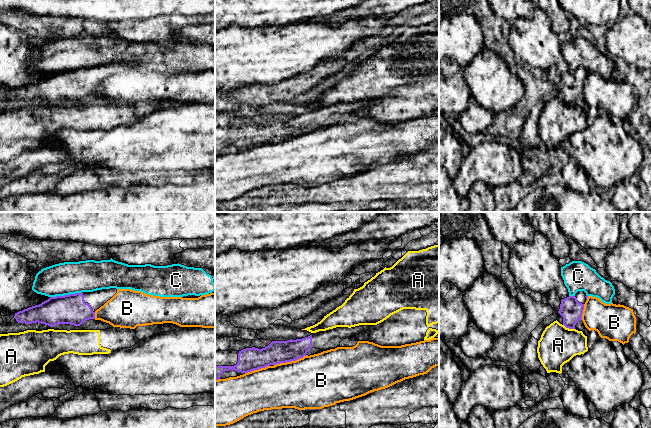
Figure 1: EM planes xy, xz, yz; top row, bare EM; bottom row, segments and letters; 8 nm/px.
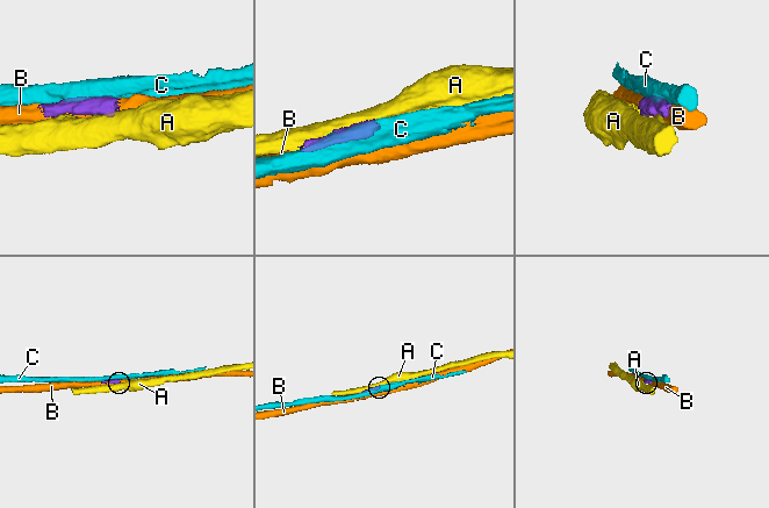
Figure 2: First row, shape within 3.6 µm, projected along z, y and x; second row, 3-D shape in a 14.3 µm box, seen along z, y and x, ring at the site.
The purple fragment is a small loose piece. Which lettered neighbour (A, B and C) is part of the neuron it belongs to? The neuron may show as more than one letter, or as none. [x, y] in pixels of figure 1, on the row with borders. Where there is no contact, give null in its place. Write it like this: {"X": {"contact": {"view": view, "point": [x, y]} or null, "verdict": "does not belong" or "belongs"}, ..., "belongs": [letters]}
{"A": {"contact": {"view": "yz", "point": [569, 328]}, "verdict": "does not belong"}, "B": {"contact": {"view": "xz", "point": [290, 361]}, "verdict": "does not belong"}, "C": {"contact": {"view": "xy", "point": [65, 295]}, "verdict": "does not belong"}, "belongs": []}

